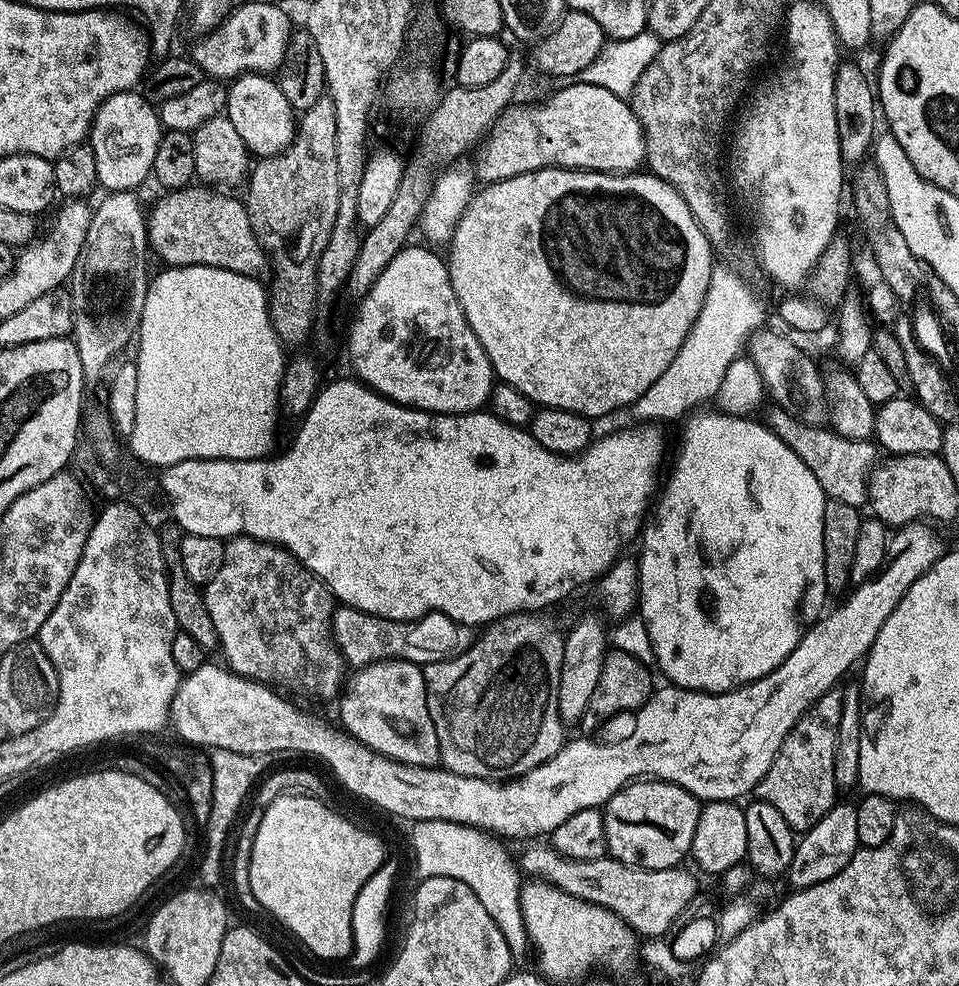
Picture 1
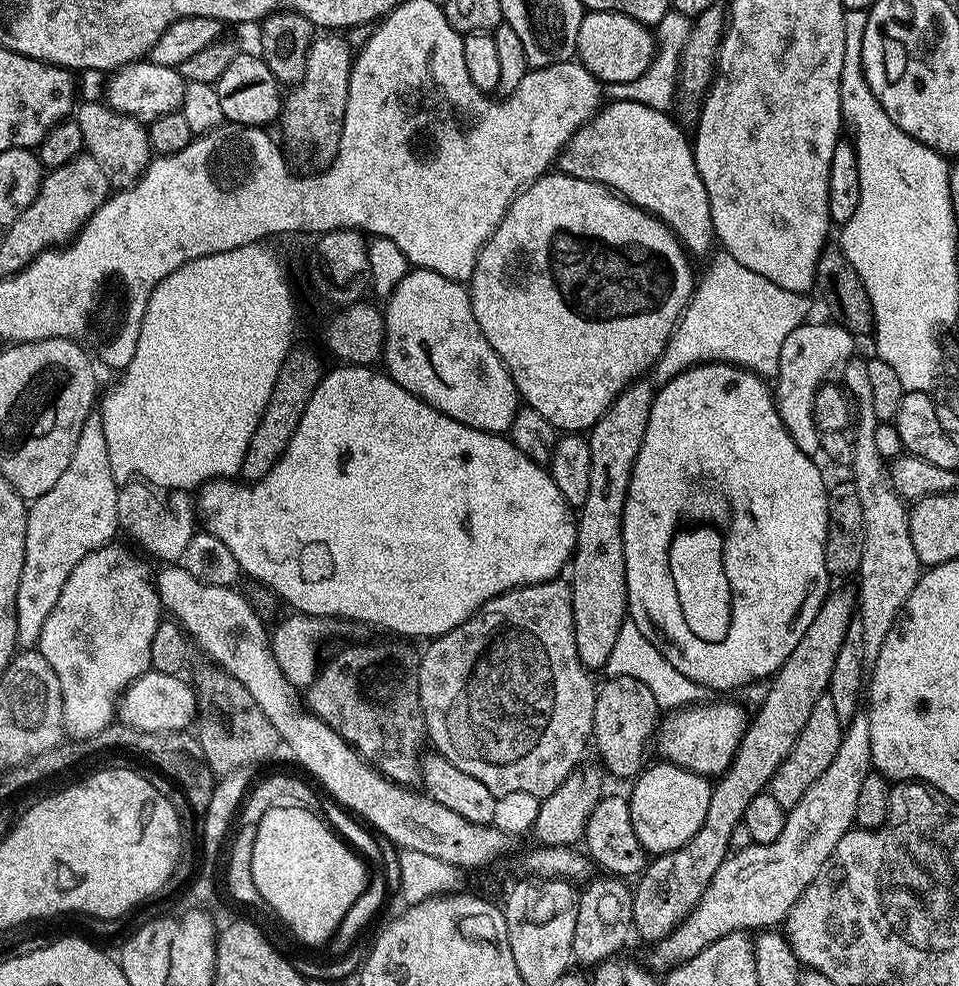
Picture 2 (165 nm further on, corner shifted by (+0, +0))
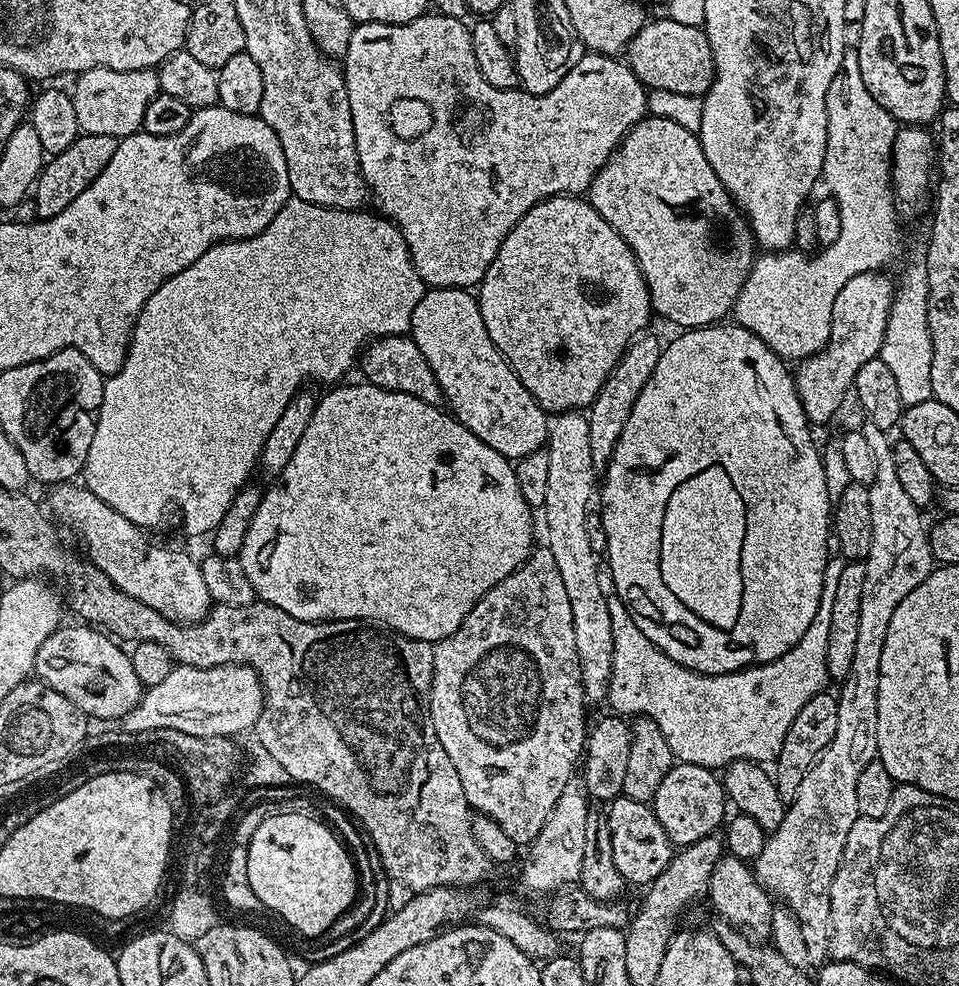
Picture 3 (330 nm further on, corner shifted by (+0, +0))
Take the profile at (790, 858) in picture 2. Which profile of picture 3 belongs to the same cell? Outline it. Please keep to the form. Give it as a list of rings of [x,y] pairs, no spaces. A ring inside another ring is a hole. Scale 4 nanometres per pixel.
[[[870,423],[863,425],[862,431],[866,442],[870,442],[870,446],[874,453],[874,458],[878,462],[878,471],[874,482],[868,485],[868,493],[870,494],[870,519],[874,521],[874,542],[870,542],[870,554],[868,559],[864,561],[866,566],[866,586],[862,586],[862,610],[858,621],[858,643],[856,652],[854,653],[854,663],[850,665],[850,674],[846,674],[846,678],[839,685],[840,692],[836,696],[838,702],[838,730],[834,730],[834,738],[830,742],[830,746],[826,746],[826,750],[814,762],[814,766],[806,774],[806,778],[802,778],[802,786],[798,786],[796,797],[787,805],[784,817],[782,818],[782,826],[778,826],[778,830],[774,830],[764,841],[764,849],[762,854],[758,854],[758,858],[754,861],[754,871],[756,880],[765,888],[768,895],[775,898],[777,901],[783,902],[786,907],[793,912],[798,918],[798,922],[802,926],[802,934],[806,937],[806,954],[808,955],[809,965],[820,966],[829,959],[828,947],[830,946],[830,938],[832,937],[832,923],[830,922],[830,888],[834,882],[834,876],[838,874],[840,863],[844,857],[844,847],[846,846],[846,838],[850,834],[850,826],[854,826],[854,822],[860,816],[858,810],[858,774],[862,774],[862,769],[872,760],[877,759],[876,747],[878,746],[878,674],[882,670],[882,646],[886,646],[886,629],[890,626],[890,617],[894,615],[894,610],[898,610],[902,598],[906,598],[906,594],[910,594],[910,590],[914,590],[914,586],[918,586],[931,574],[934,561],[932,558],[932,547],[928,541],[929,529],[924,528],[924,520],[922,517],[922,509],[914,502],[910,502],[906,490],[902,487],[902,482],[898,479],[898,473],[894,466],[894,454],[892,453],[893,441],[888,440],[889,433],[885,429],[874,426]]]

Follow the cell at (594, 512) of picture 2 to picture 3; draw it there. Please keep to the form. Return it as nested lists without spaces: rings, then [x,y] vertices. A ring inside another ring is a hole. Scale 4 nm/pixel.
[[[641,334],[628,345],[622,358],[614,366],[612,373],[602,382],[602,390],[592,399],[587,409],[588,425],[590,426],[590,455],[594,458],[597,470],[607,468],[614,454],[614,446],[618,446],[618,438],[626,422],[630,418],[630,410],[634,410],[634,402],[638,402],[638,394],[642,394],[642,386],[650,382],[650,374],[654,374],[654,366],[658,366],[658,358],[662,340],[656,336]]]

